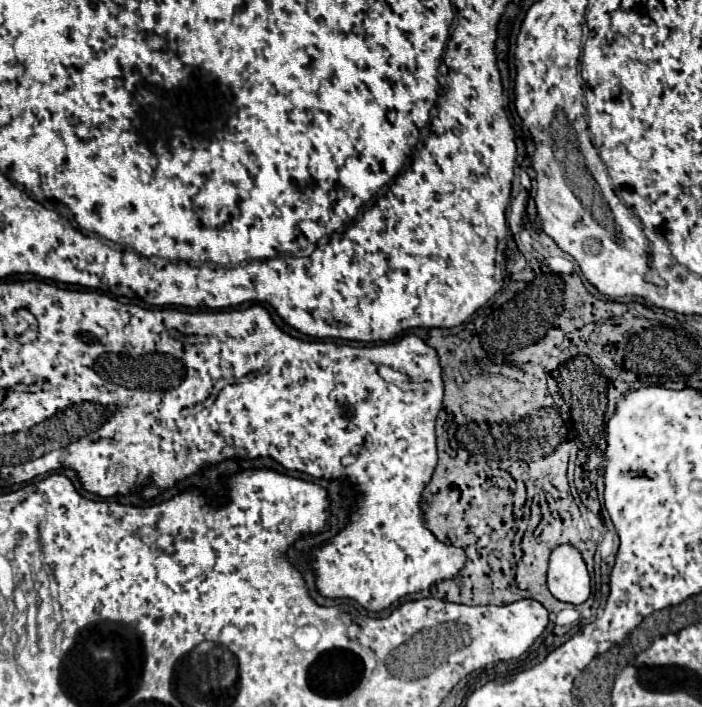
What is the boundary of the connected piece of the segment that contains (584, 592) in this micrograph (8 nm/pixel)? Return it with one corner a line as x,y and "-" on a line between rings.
562,544
550,554
548,588
554,598
570,604
582,604
590,596
590,576
574,546

